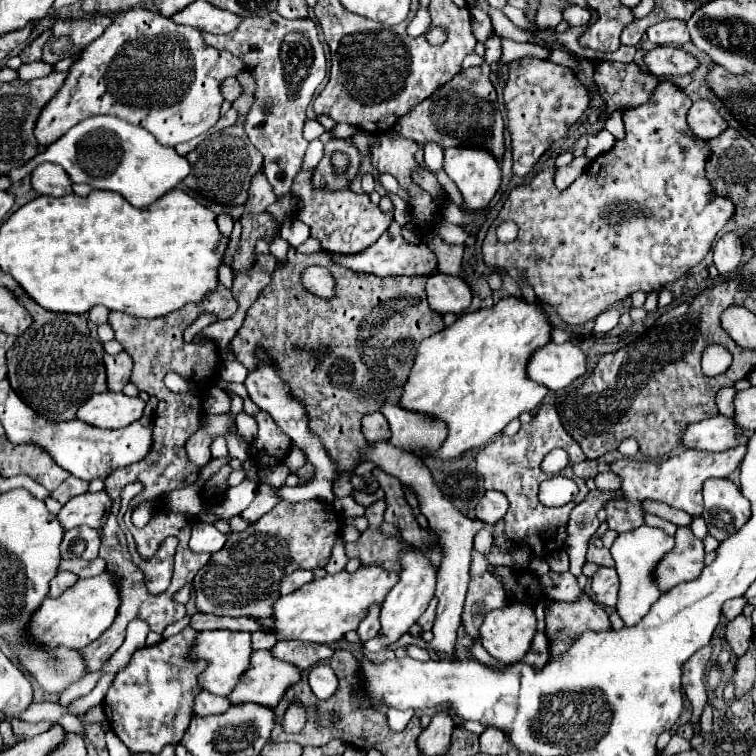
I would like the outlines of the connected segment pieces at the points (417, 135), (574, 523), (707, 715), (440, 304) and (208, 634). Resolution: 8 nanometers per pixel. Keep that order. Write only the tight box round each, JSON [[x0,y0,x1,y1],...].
[[396,35,504,165],[566,489,620,577],[700,701,712,735],[426,273,472,313],[192,629,252,695]]

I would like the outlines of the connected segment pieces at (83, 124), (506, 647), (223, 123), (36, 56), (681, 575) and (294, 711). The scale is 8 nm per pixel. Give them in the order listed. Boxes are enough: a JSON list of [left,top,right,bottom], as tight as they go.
[[46,115,190,209],[480,603,534,665],[210,109,238,133],[20,31,50,61],[656,527,704,593],[284,705,304,733]]

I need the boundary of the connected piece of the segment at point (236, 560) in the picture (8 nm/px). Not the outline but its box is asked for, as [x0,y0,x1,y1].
[194,501,342,617]

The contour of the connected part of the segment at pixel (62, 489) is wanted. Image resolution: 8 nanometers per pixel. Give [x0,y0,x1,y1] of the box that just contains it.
[50,475,88,505]

